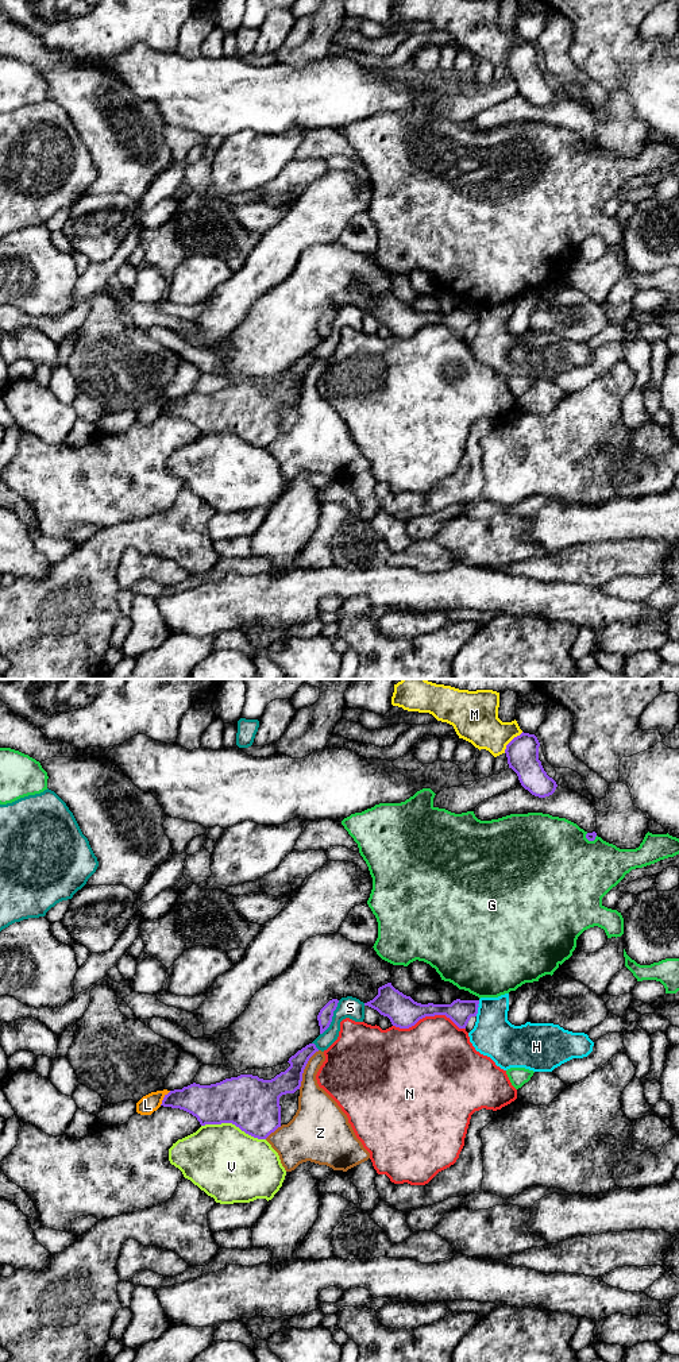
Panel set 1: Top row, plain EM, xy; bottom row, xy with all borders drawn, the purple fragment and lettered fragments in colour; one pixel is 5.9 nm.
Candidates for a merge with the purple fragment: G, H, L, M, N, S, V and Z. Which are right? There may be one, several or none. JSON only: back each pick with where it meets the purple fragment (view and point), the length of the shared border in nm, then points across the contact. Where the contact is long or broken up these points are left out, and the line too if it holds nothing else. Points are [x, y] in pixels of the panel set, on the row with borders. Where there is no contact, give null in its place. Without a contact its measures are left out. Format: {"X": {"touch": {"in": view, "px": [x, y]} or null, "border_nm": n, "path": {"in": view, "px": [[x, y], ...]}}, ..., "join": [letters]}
{"join": []}

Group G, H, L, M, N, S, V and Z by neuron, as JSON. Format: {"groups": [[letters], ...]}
{"groups": [["G"], ["H"], ["L"], ["M"], ["N"], ["S"], ["V"], ["Z"]]}

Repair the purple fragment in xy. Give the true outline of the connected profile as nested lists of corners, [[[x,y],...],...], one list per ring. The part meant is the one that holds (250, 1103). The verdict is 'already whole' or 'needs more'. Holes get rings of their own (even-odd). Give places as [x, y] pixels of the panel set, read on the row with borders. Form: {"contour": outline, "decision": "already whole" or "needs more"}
{"contour": [[[315,1043],[306,1045],[289,1058],[290,1066],[271,1080],[240,1074],[211,1085],[193,1083],[182,1089],[170,1091],[165,1095],[161,1106],[184,1110],[196,1116],[201,1126],[232,1123],[254,1138],[266,1139],[281,1127],[279,1097],[300,1089],[304,1069],[316,1052],[319,1049]]], "decision": "already whole"}

